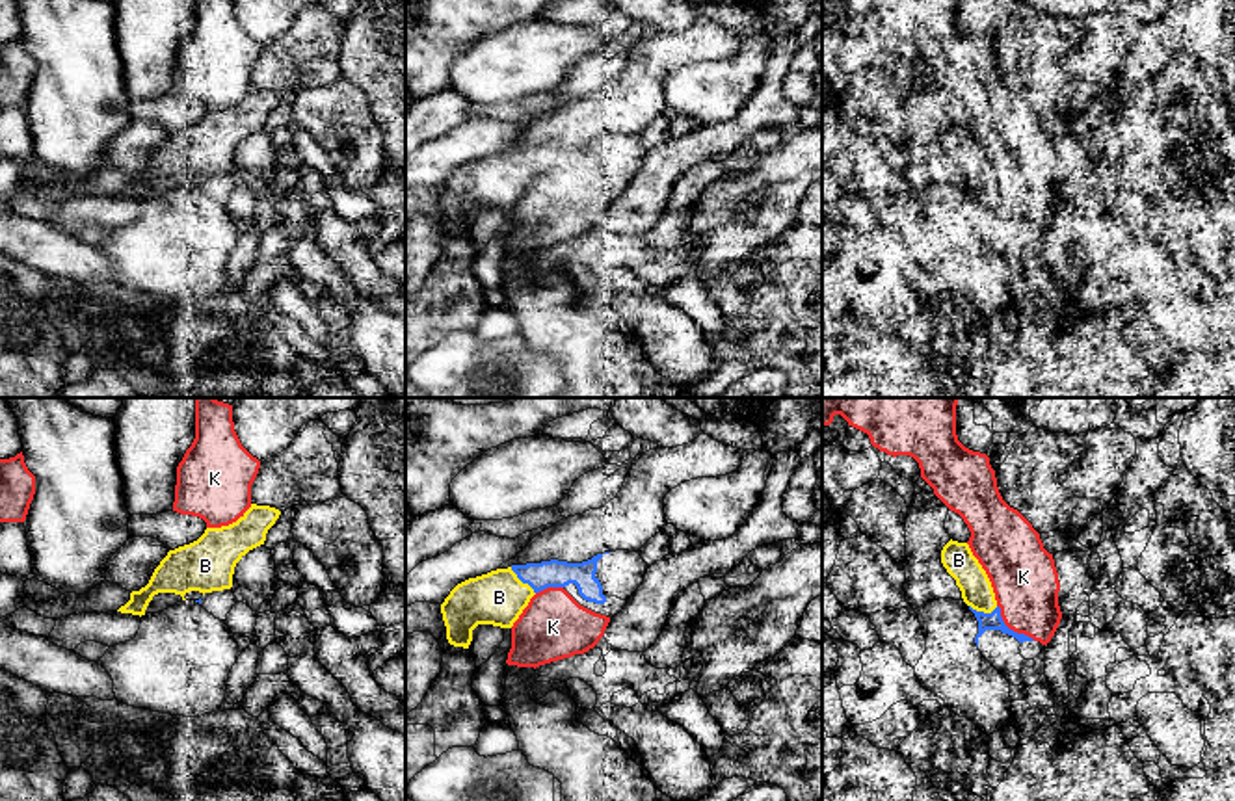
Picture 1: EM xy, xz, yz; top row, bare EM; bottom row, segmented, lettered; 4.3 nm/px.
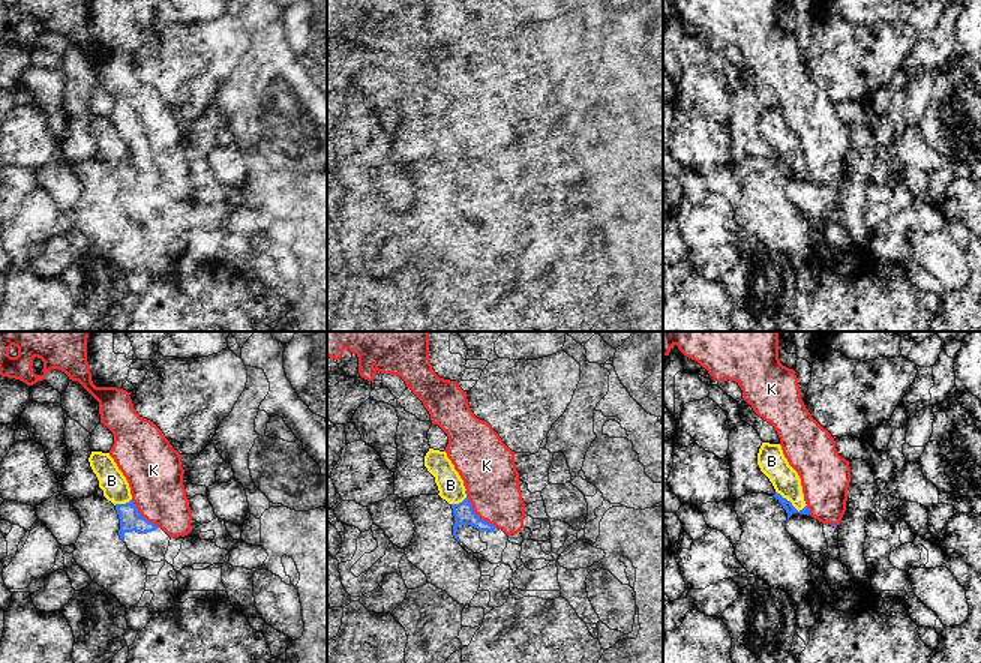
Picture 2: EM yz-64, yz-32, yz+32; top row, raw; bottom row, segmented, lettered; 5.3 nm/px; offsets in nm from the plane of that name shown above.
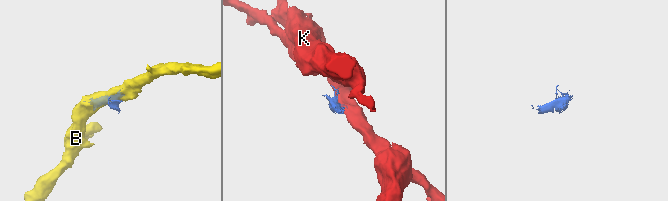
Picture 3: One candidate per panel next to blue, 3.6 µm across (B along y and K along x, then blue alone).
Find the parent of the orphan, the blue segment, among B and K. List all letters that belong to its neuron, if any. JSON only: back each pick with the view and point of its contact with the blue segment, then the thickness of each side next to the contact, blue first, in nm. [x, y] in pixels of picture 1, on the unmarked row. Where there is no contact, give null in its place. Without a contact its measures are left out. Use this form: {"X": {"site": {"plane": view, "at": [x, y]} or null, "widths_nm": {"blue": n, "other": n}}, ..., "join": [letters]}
{"join": []}

